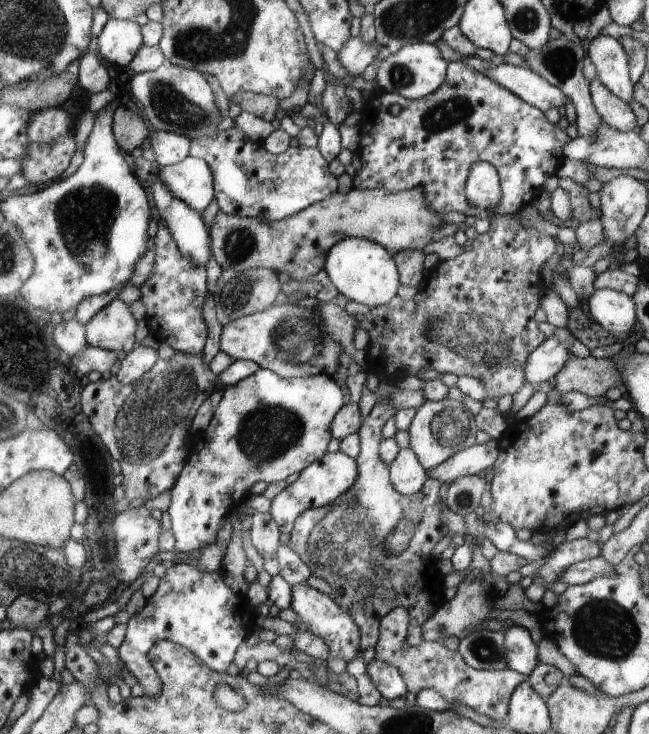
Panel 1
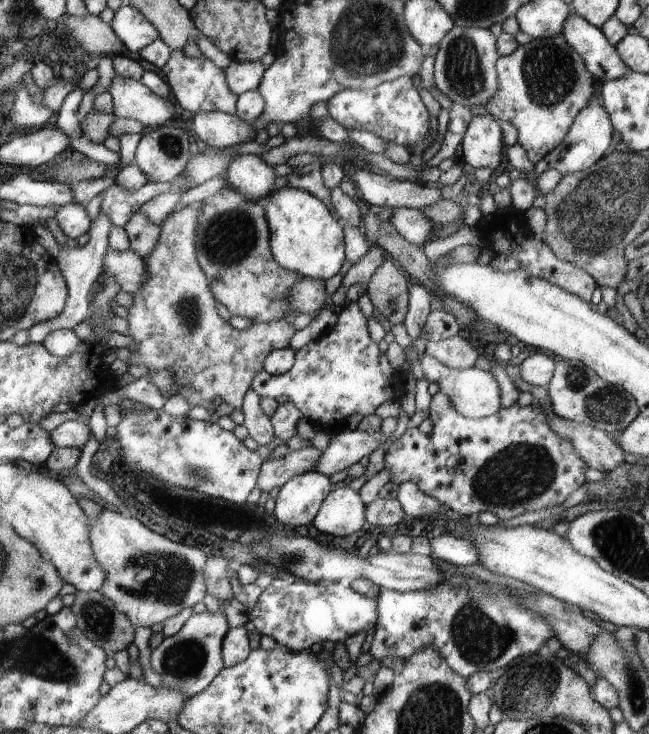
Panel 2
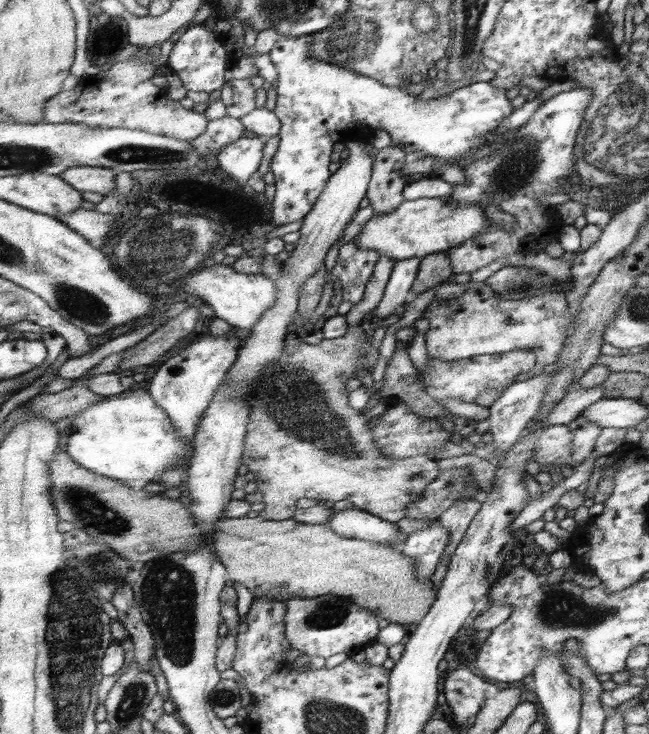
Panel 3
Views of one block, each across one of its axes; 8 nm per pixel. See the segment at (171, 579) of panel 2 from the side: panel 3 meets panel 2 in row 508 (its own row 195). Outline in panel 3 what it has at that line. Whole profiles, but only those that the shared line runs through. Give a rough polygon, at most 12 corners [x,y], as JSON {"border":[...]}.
{"border":[[72,167],[60,178],[80,193],[105,197],[116,189],[115,171]]}

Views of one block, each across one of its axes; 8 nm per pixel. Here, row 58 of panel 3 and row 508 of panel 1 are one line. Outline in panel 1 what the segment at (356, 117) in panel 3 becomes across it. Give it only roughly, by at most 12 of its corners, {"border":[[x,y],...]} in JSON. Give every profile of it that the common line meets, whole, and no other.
{"border":[[342,451],[300,471],[269,513],[291,532],[308,509],[334,503],[356,484],[359,463]]}

